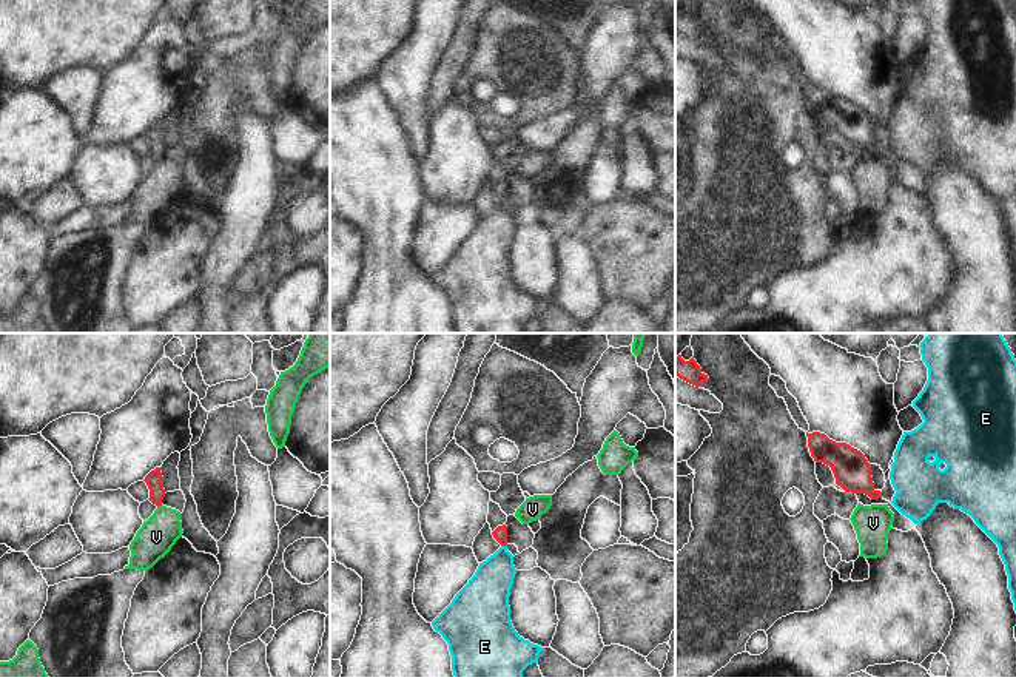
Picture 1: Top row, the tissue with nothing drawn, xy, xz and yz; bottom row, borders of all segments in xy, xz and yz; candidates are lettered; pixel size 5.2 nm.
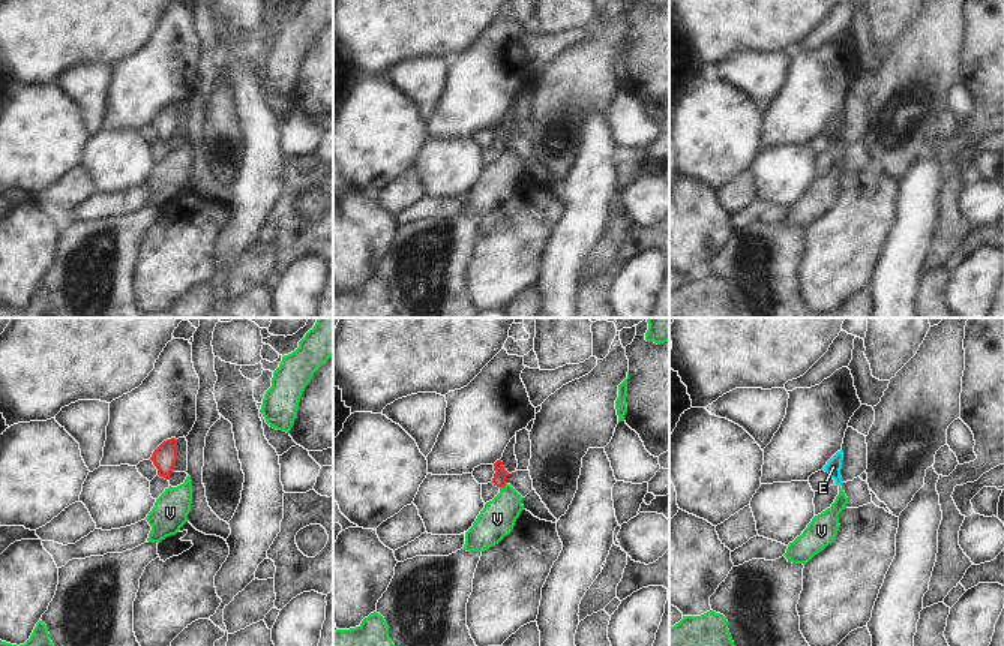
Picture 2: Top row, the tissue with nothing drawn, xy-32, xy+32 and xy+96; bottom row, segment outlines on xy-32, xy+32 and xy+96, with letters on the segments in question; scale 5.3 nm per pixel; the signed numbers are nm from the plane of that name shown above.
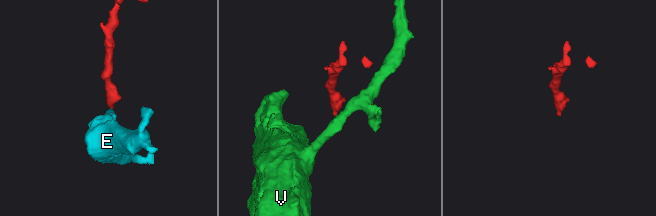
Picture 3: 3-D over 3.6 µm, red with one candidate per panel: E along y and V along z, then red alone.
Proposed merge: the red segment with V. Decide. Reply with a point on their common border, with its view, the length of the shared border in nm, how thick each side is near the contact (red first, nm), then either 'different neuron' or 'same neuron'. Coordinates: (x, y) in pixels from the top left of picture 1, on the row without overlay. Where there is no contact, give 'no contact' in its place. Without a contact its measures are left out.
contact xy (159, 159); length 40 nm; calibres 90 and 200 nm; different neuron

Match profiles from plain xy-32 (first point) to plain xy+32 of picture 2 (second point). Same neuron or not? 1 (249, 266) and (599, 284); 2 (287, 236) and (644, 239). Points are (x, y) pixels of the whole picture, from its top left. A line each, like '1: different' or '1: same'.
1: different
2: same

